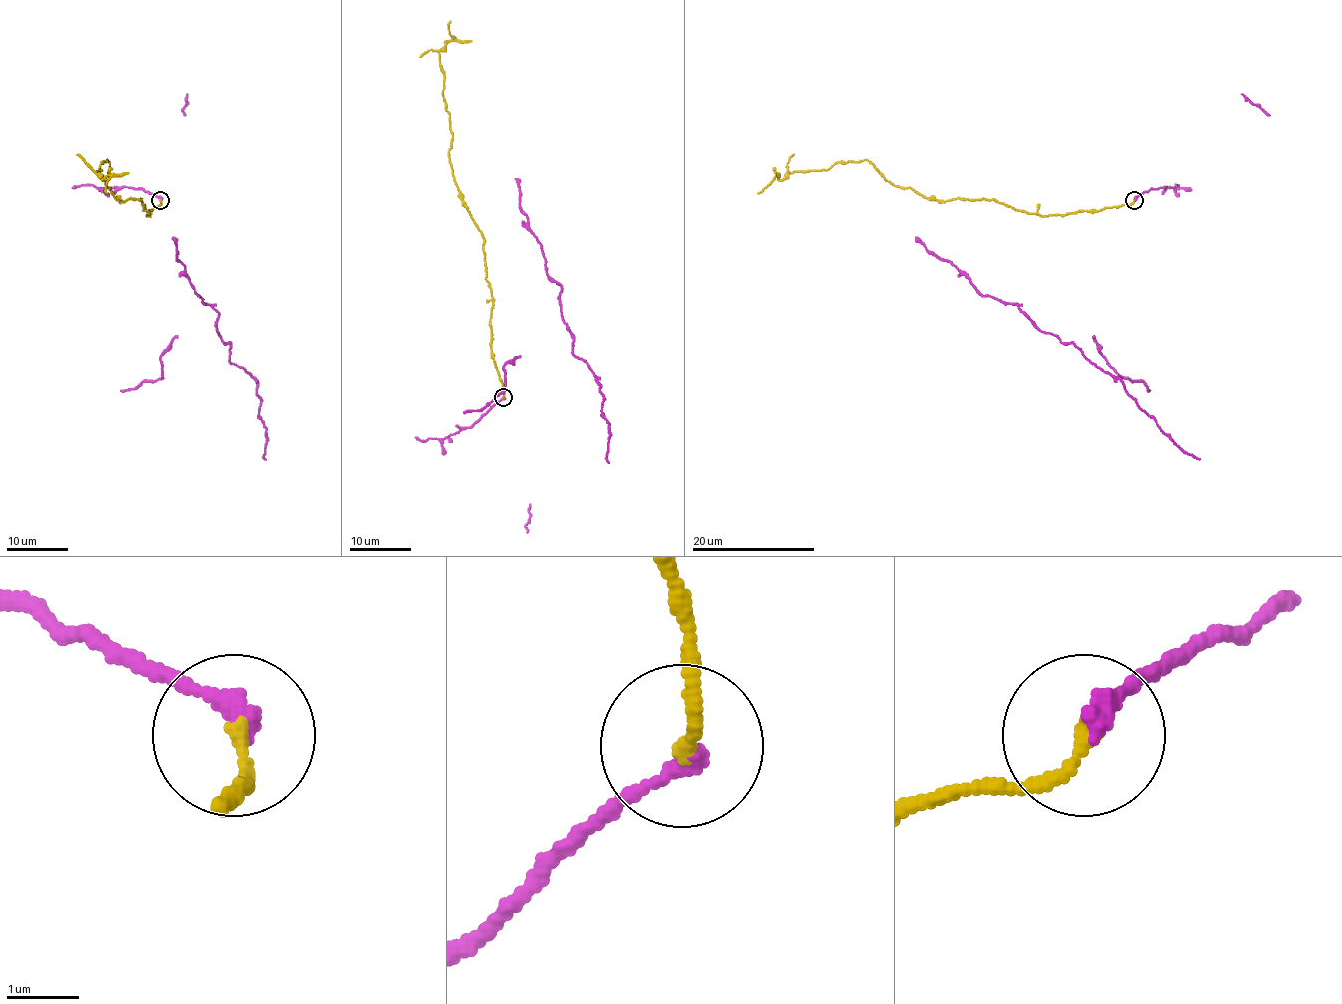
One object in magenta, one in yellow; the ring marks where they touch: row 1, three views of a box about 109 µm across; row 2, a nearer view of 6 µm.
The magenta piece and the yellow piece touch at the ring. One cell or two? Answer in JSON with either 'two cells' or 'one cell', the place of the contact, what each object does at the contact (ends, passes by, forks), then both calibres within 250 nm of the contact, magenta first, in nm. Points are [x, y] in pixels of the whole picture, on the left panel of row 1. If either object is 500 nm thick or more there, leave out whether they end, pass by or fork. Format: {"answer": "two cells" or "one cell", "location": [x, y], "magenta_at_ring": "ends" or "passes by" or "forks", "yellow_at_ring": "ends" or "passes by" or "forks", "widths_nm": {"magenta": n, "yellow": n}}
{"answer": "two cells", "location": [160, 200], "magenta_at_ring": "ends", "yellow_at_ring": "ends", "widths_nm": {"magenta": 280, "yellow": 200}}

